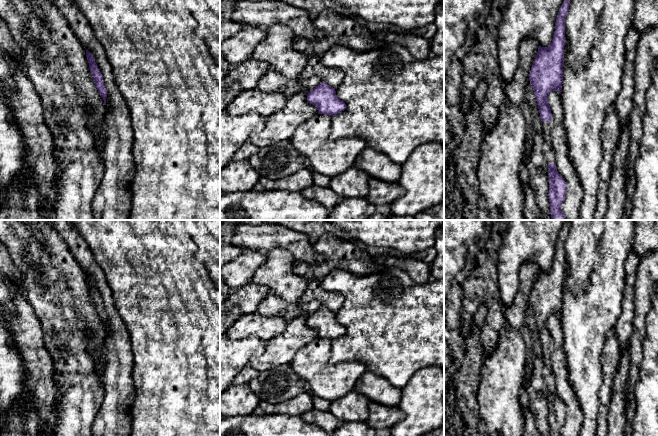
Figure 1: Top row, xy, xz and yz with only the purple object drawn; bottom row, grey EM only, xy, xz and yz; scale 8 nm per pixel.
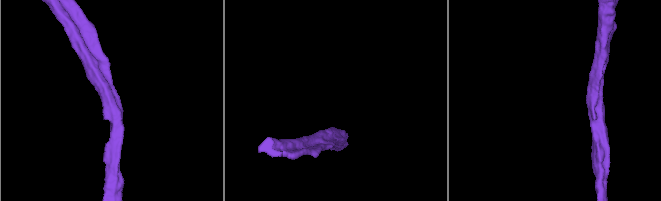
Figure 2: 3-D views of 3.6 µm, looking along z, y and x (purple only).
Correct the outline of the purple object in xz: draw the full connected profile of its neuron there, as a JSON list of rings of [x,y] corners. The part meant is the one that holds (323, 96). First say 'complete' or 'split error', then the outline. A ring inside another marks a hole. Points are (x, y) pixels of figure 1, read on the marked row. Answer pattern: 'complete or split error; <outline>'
complete; [[[324,81],[307,93],[307,102],[317,107],[318,114],[329,116],[339,114],[346,109],[345,102],[337,97],[335,88]]]

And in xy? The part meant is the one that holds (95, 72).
complete; [[[86,49],[86,56],[89,63],[89,69],[91,72],[91,75],[93,77],[94,83],[96,85],[96,88],[100,94],[100,96],[104,100],[104,105],[106,105],[106,97],[107,97],[107,90],[104,85],[103,76],[94,60],[93,55]]]

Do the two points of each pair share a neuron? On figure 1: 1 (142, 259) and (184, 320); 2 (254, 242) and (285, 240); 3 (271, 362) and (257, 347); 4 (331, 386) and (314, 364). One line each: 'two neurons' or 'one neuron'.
1: one neuron
2: one neuron
3: two neurons
4: one neuron

